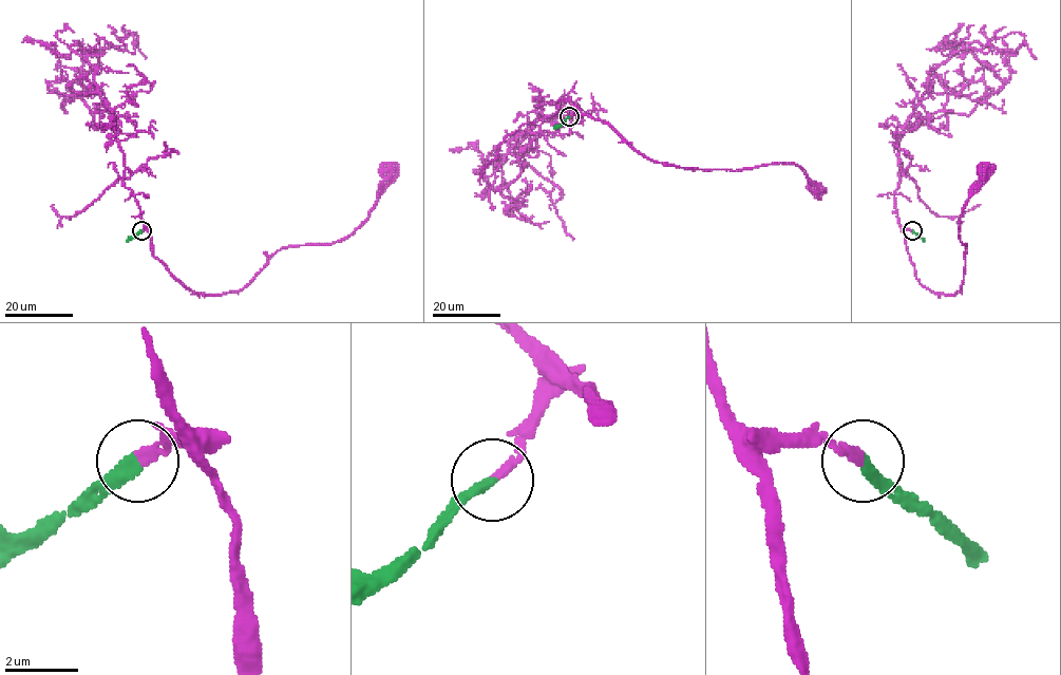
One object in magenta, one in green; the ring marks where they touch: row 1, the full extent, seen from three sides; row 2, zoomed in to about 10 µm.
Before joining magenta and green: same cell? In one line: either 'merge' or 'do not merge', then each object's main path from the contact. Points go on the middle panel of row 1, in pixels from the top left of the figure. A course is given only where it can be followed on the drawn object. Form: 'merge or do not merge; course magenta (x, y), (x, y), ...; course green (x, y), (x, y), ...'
merge; course magenta (569, 117), (575, 108), (600, 118), (635, 149), (670, 165), (731, 170), (794, 164), (819, 188); course green (569, 117), (553, 127)

